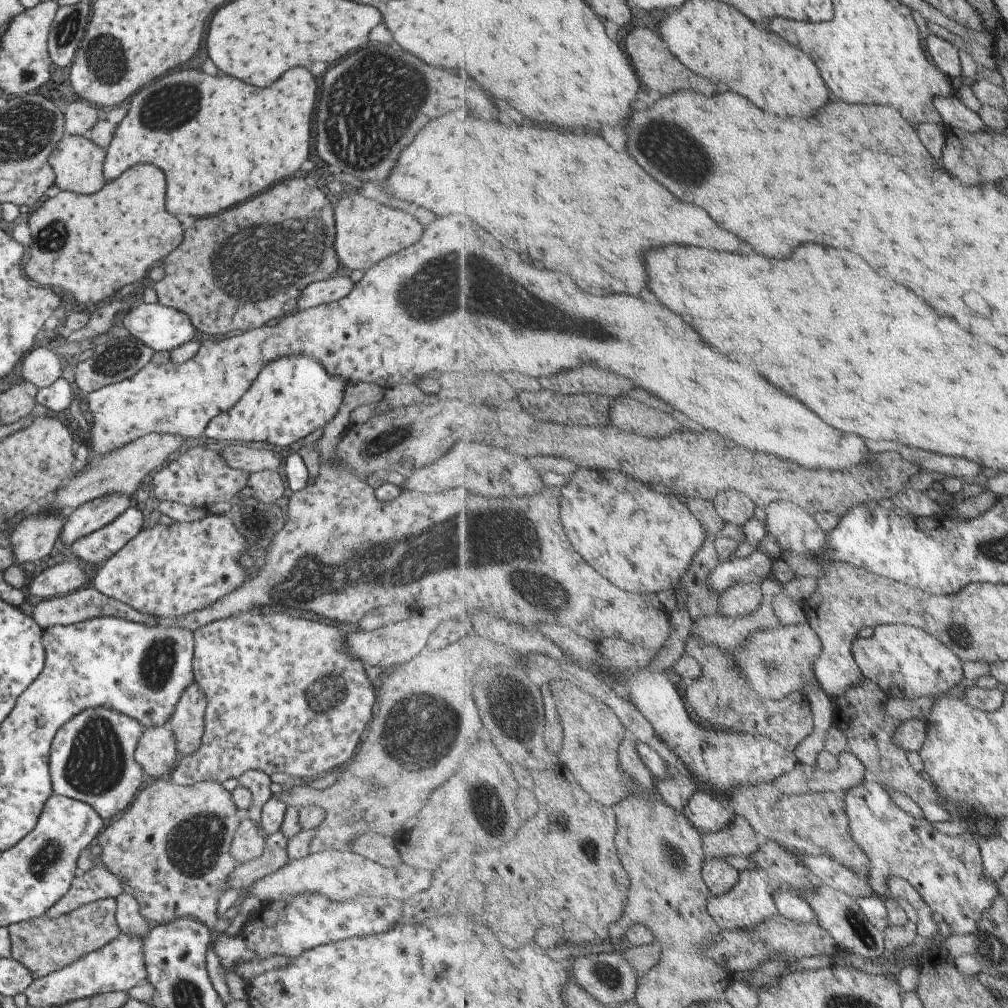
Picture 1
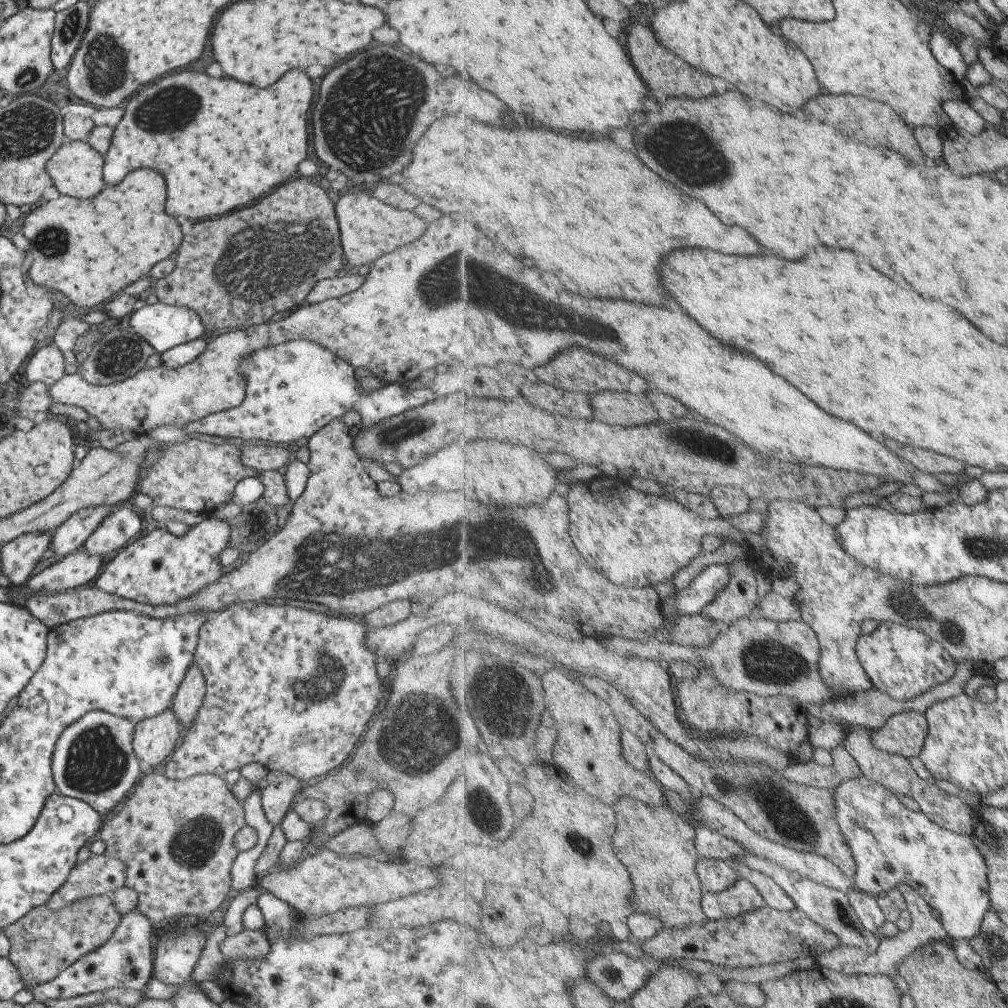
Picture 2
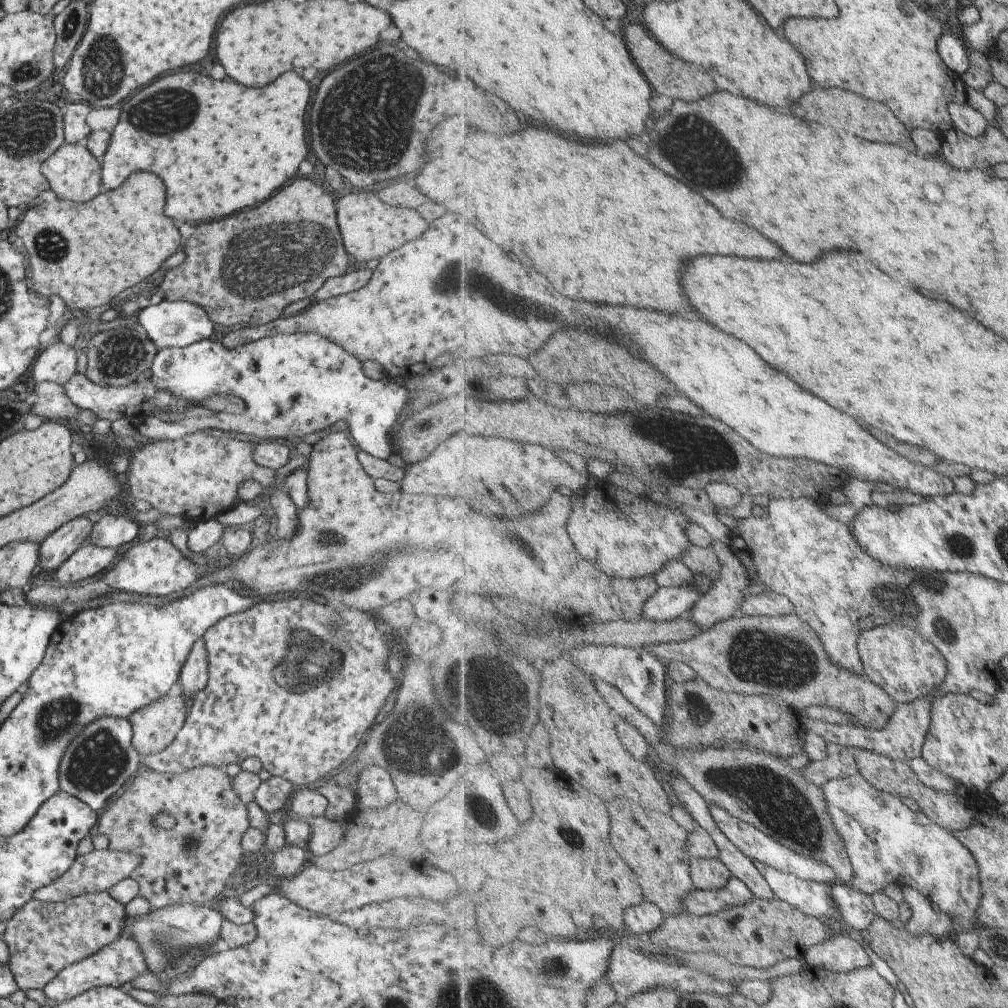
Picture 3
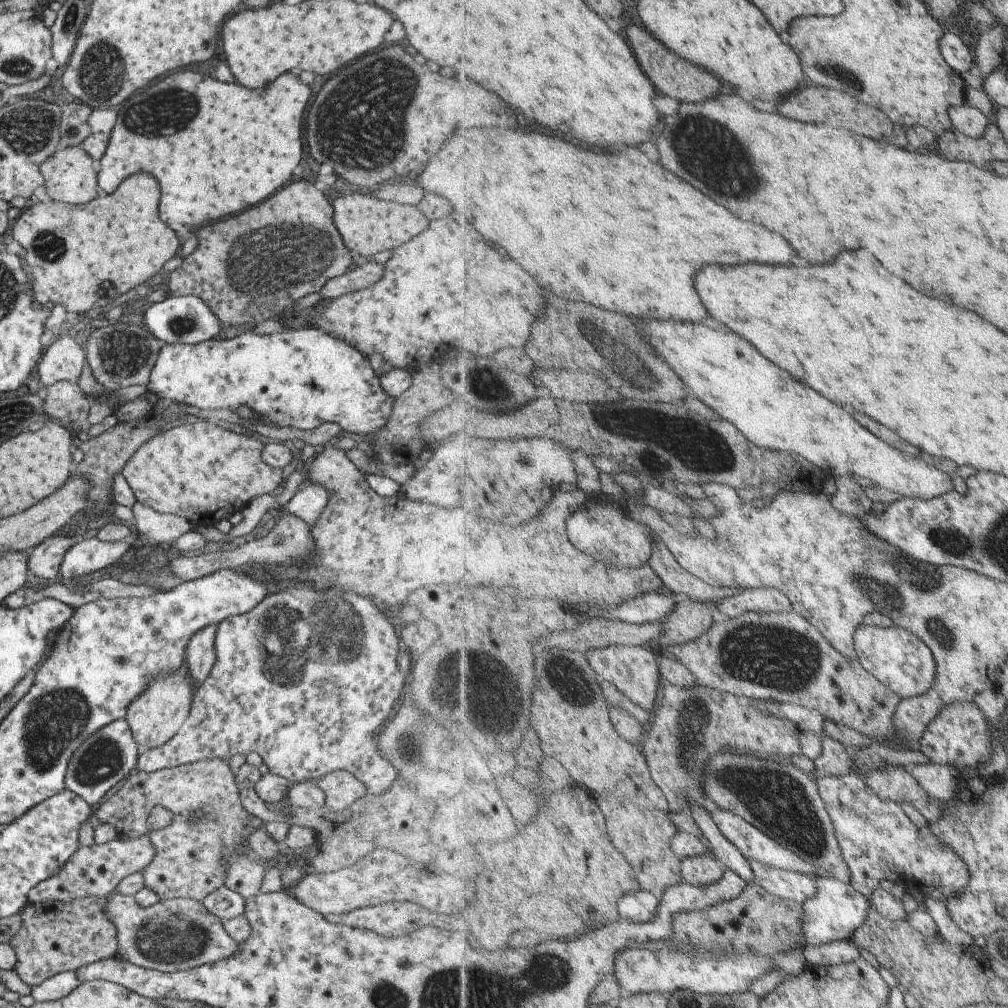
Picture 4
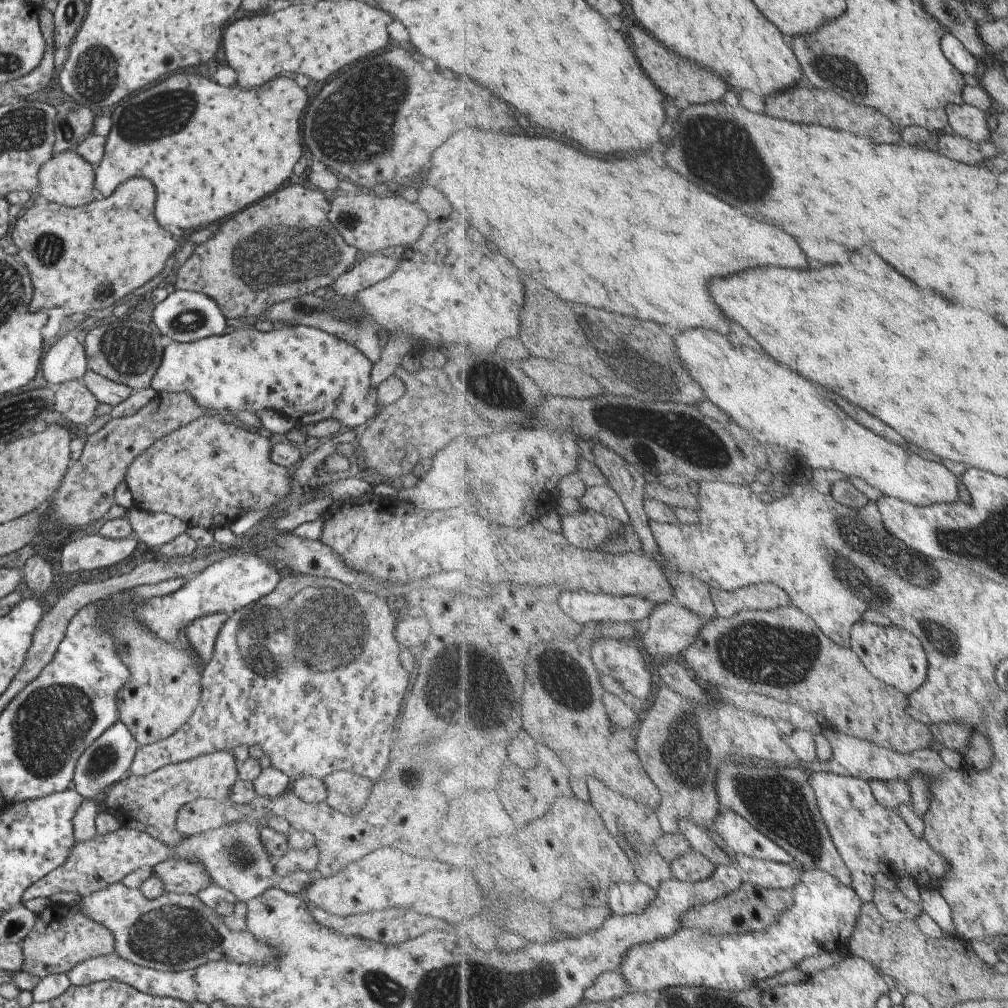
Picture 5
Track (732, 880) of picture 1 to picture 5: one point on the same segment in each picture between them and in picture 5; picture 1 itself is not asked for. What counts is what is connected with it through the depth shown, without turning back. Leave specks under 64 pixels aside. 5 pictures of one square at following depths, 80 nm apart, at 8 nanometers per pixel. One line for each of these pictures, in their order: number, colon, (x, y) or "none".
2: (716, 875)
3: (708, 874)
4: (700, 870)
5: (693, 867)

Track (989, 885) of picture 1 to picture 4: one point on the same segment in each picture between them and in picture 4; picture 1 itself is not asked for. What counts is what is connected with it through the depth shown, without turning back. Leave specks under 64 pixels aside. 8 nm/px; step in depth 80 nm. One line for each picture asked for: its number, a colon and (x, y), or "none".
2: (892, 844)
3: (888, 843)
4: (879, 840)

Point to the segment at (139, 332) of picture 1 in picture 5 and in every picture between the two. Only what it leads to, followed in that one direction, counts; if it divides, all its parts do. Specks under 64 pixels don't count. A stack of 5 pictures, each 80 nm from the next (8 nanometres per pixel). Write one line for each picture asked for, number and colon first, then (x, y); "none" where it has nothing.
2: (161, 326)
3: (169, 323)
4: (185, 319)
5: (183, 316)

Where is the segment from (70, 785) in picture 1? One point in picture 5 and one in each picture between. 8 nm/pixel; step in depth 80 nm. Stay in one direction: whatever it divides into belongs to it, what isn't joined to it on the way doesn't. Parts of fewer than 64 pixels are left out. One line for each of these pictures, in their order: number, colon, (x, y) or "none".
2: (92, 761)
3: (99, 760)
4: (106, 757)
5: (107, 759)

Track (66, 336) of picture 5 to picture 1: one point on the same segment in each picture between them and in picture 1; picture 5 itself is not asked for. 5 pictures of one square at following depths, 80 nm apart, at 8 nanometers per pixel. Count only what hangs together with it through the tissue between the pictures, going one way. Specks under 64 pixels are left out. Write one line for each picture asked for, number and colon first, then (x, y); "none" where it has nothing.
1: (40, 367)
2: (45, 365)
3: (56, 364)
4: (62, 360)

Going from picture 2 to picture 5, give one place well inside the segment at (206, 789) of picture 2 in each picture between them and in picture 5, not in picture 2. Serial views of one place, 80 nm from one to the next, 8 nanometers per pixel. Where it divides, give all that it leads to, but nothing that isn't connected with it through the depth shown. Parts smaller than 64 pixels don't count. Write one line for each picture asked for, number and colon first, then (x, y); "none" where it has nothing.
3: (191, 862)
4: (188, 862)
5: (150, 803)

